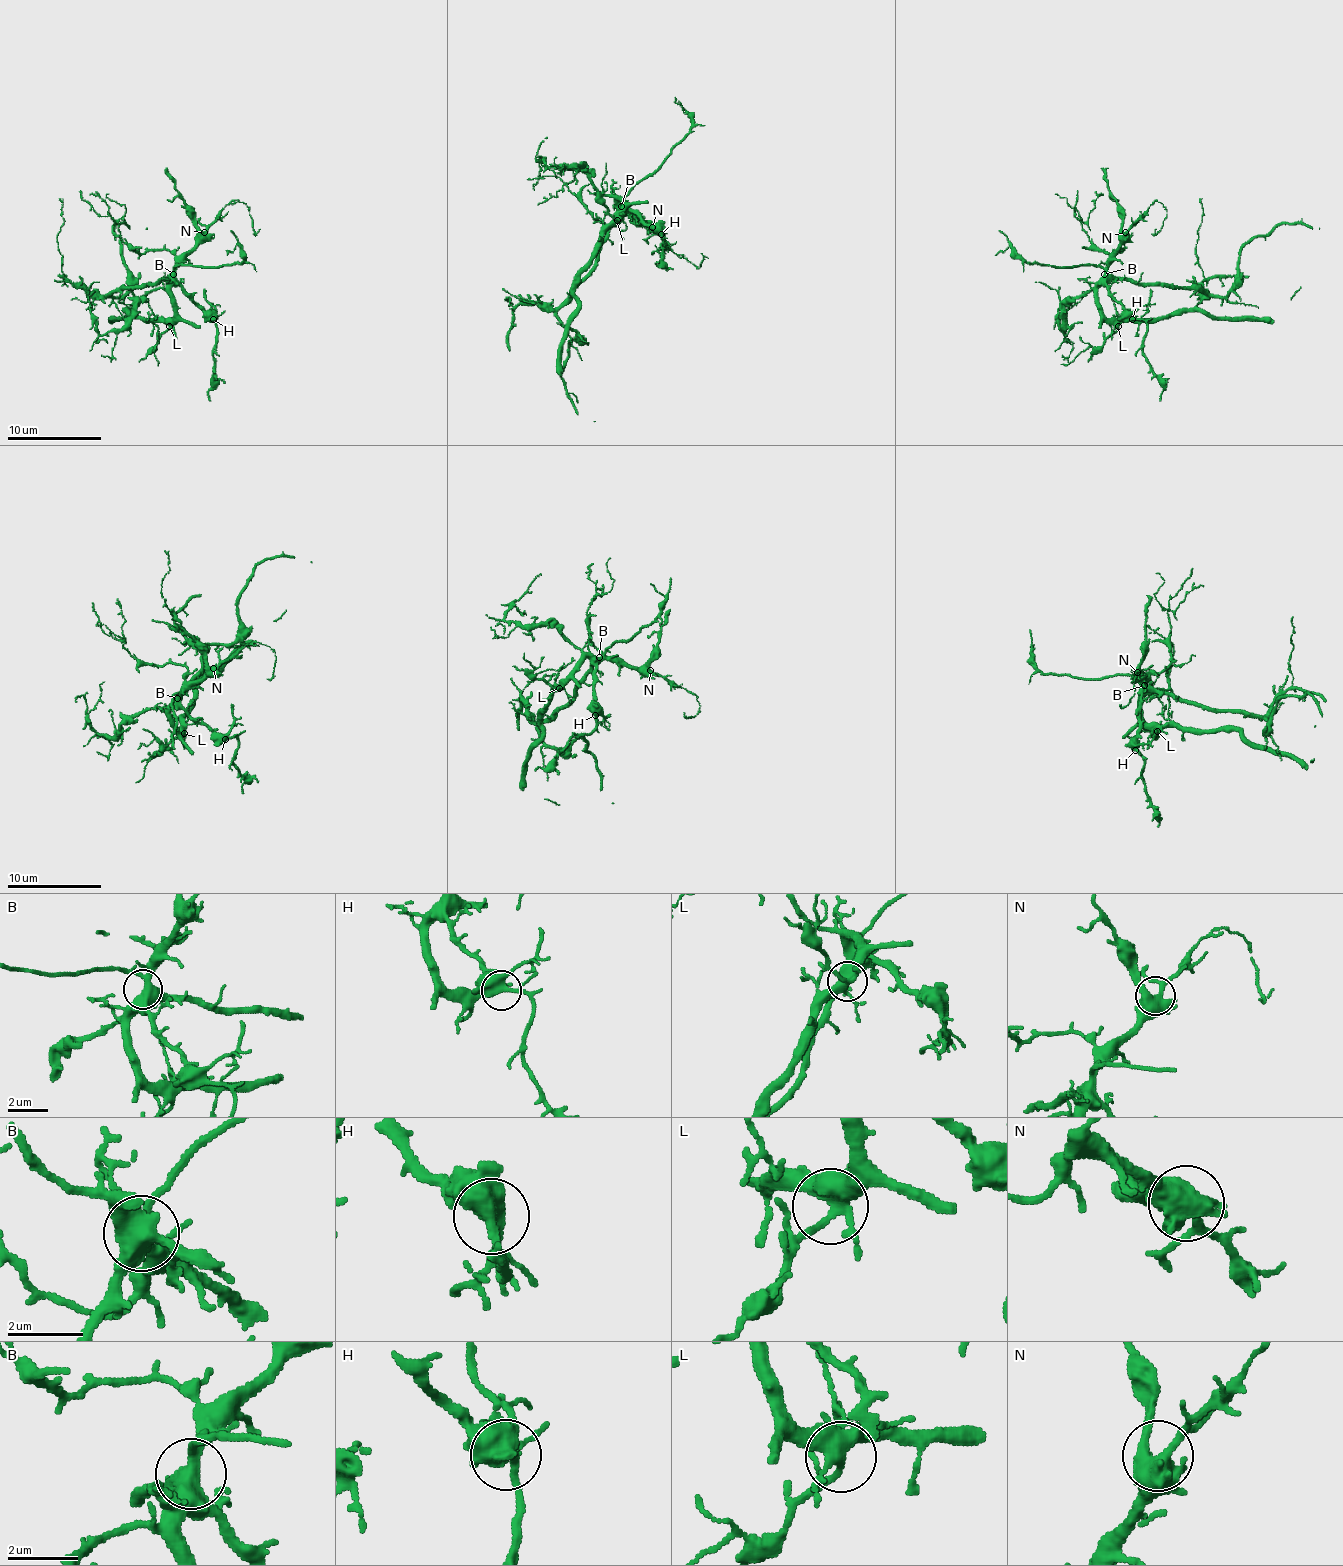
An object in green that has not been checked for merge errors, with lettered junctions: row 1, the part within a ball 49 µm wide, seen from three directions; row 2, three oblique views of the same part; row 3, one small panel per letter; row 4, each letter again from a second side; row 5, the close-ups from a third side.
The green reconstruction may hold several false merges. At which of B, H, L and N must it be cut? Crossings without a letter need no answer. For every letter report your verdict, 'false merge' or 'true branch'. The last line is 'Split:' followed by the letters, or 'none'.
B: true branch
H: true branch
L: true branch
N: true branch
Split: none

